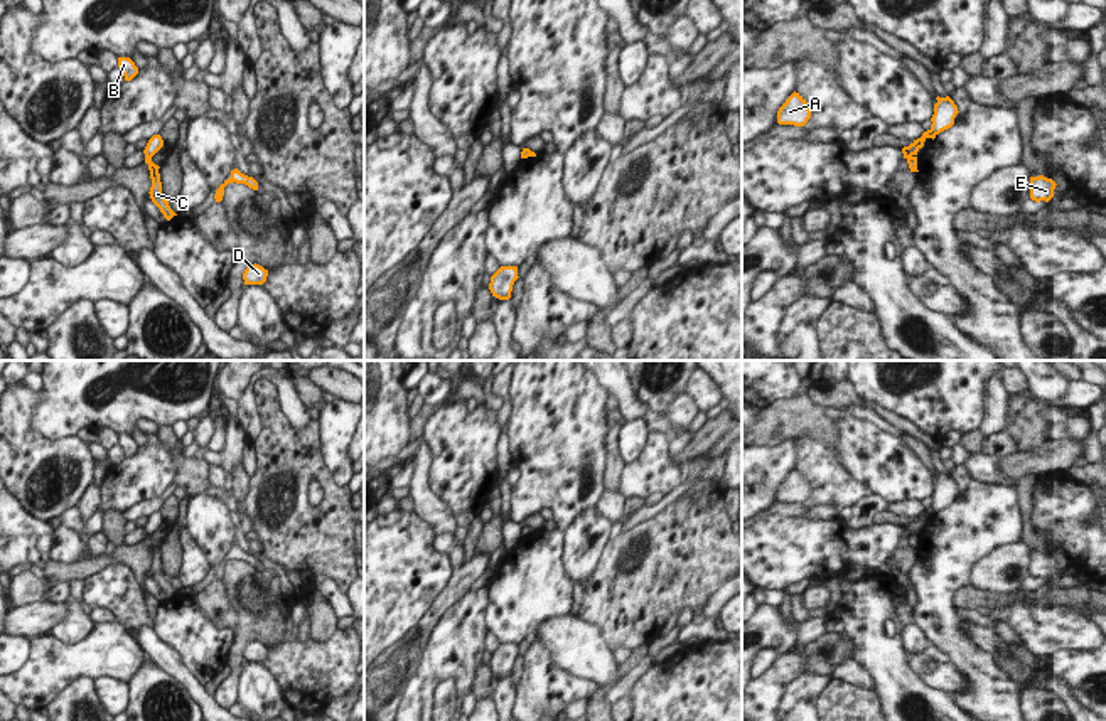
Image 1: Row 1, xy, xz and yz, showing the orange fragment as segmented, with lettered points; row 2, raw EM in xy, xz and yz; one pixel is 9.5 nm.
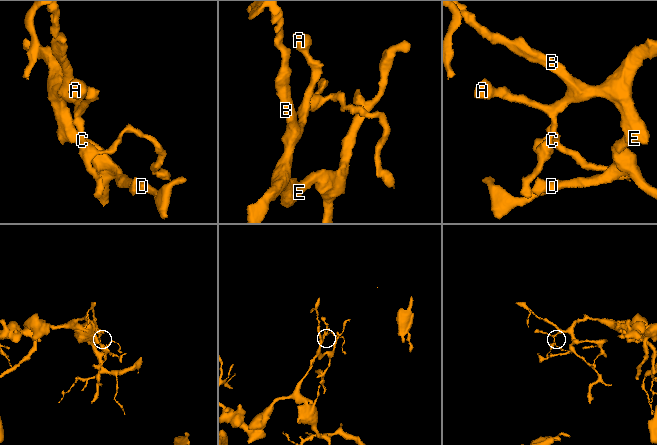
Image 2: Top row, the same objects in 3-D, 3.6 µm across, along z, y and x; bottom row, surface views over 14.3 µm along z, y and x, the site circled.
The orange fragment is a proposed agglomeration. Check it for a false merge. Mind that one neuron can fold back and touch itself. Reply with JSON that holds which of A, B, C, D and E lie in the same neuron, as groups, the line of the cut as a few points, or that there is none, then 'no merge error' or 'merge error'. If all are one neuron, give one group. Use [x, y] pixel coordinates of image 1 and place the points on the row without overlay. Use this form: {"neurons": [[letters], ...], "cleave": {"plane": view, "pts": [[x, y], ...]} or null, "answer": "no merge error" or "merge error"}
{"neurons": [["A", "B", "D", "E"], ["C"]], "cleave": {"plane": "xy", "pts": [[145, 534], [150, 536]]}, "answer": "merge error"}

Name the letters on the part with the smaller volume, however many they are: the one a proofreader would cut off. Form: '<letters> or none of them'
C

